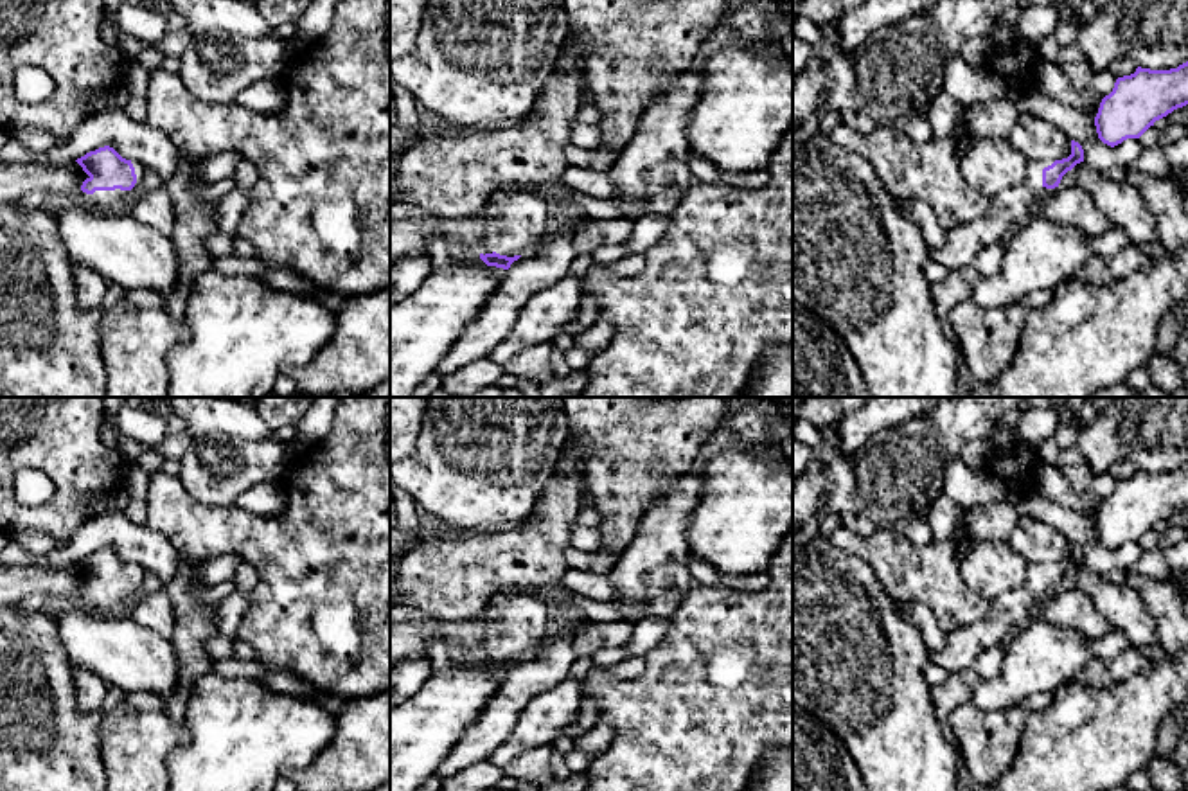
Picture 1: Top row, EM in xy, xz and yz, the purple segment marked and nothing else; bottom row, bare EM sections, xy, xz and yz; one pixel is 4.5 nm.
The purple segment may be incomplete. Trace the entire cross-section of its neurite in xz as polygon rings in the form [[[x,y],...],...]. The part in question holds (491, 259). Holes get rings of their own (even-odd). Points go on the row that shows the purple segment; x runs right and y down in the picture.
[[[512,183],[496,187],[494,203],[487,209],[480,259],[487,266],[509,270],[514,261],[545,241],[552,218],[537,196]]]

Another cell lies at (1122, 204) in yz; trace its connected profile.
[[[1086,162],[1077,164],[1073,171],[1075,185],[1082,187],[1093,198],[1096,209],[1113,227],[1125,230],[1132,244],[1157,241],[1152,210],[1130,182],[1109,180]]]

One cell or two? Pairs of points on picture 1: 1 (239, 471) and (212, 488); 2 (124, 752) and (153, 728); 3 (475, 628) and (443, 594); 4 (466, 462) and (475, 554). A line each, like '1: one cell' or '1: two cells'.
1: one cell
2: one cell
3: two cells
4: two cells

